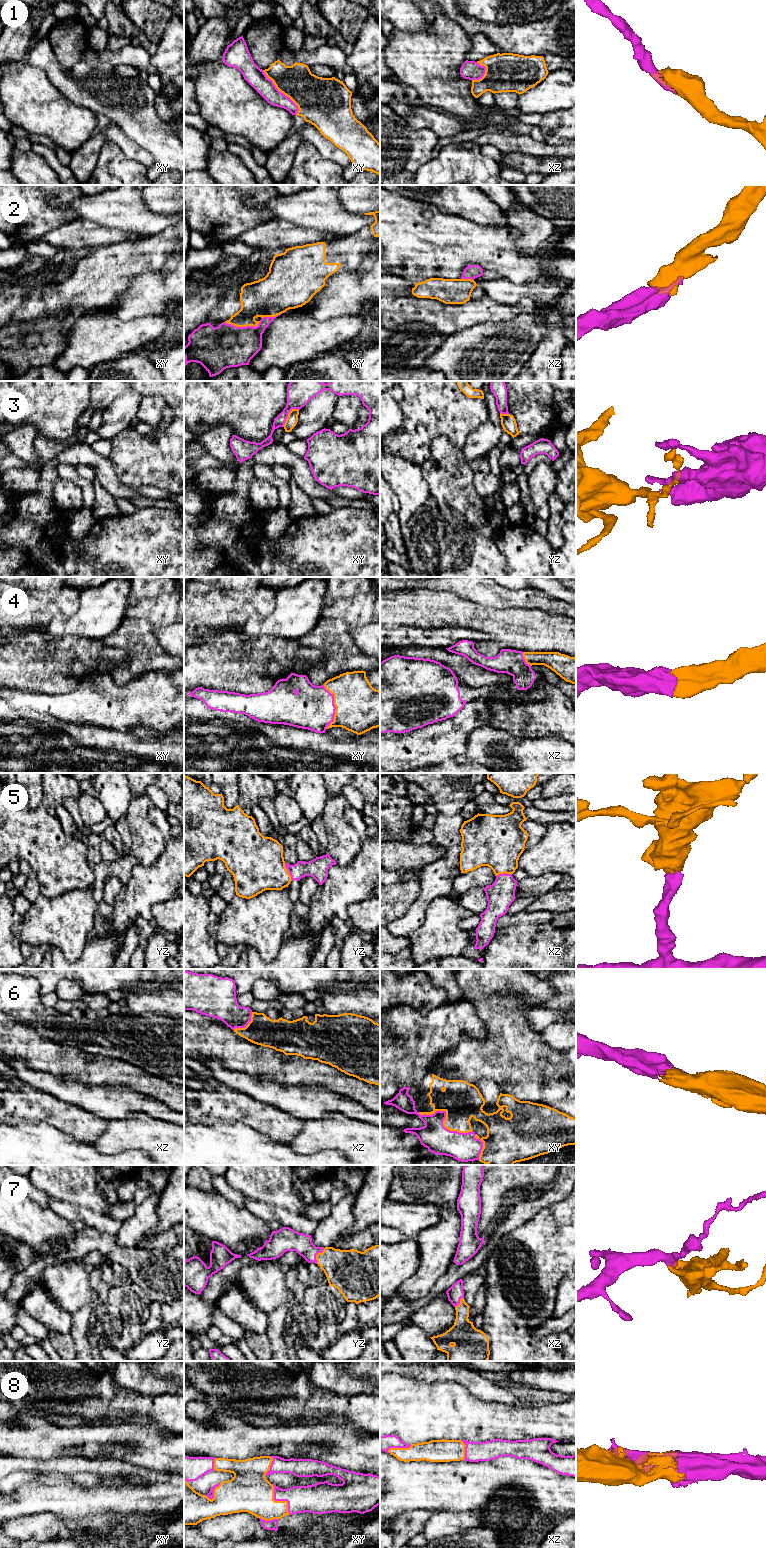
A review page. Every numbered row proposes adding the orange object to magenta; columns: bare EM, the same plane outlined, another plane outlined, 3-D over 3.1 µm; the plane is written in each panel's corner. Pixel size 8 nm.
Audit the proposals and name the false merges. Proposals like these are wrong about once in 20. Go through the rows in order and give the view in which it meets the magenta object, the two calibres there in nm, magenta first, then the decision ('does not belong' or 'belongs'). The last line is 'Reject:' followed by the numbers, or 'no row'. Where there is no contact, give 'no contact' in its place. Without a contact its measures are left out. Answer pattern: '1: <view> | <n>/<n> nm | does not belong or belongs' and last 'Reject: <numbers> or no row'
1: xy | 150/300 nm | belongs
2: xy | 340/280 nm | belongs
3: xy | 220/90 nm | does not belong
4: xy | 360/380 nm | belongs
5: yz | 160/420 nm | belongs
6: xy | 220/300 nm | belongs
7: yz | 180/300 nm | belongs
8: xy | 220/320 nm | belongs
Reject: 3

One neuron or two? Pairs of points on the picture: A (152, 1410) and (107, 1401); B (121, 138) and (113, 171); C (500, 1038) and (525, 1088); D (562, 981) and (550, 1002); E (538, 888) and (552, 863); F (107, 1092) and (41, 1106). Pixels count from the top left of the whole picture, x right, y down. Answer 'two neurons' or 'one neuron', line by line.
A: one neuron
B: two neurons
C: one neuron
D: one neuron
E: two neurons
F: two neurons

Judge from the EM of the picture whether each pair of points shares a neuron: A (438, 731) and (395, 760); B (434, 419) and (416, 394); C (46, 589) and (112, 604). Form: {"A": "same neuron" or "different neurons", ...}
{"A": "same neuron", "B": "same neuron", "C": "different neurons"}

